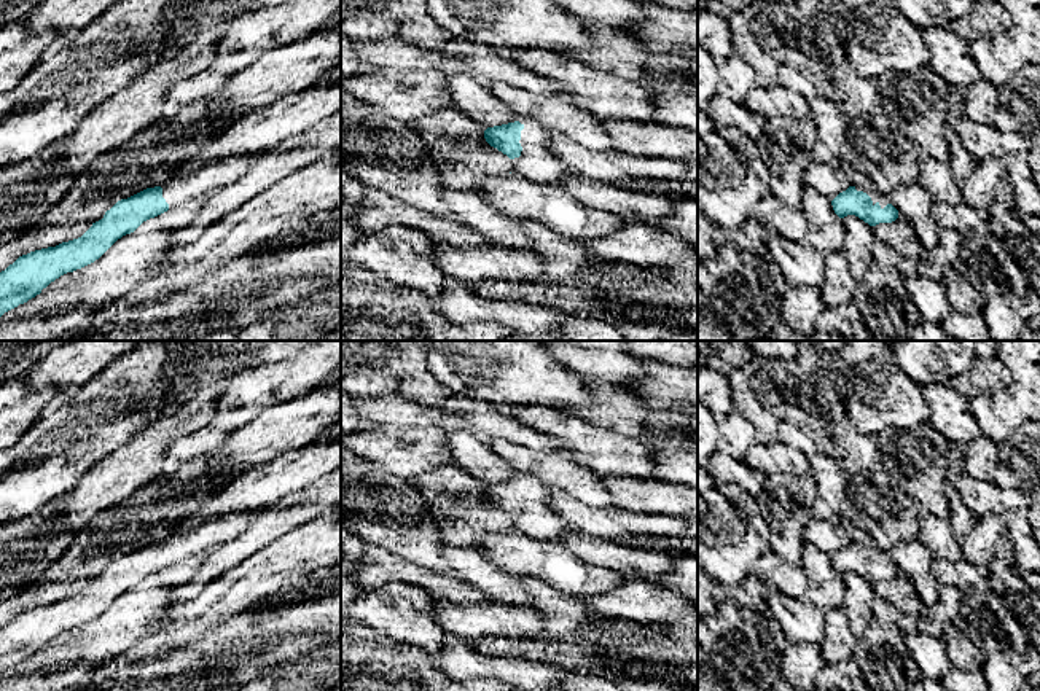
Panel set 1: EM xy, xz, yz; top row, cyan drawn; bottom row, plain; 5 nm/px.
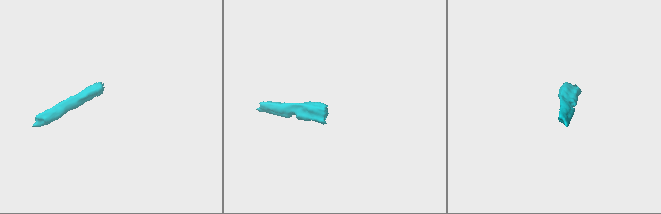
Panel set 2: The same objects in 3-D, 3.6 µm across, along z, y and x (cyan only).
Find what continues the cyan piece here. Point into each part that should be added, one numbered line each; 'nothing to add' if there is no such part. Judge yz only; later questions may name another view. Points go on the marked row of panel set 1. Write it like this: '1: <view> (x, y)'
1: yz (876, 196)

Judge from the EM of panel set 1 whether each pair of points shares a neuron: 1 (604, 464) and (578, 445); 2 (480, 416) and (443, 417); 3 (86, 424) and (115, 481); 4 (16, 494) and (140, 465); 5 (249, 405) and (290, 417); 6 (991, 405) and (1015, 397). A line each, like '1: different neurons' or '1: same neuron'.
1: same neuron
2: same neuron
3: different neurons
4: different neurons
5: different neurons
6: same neuron

